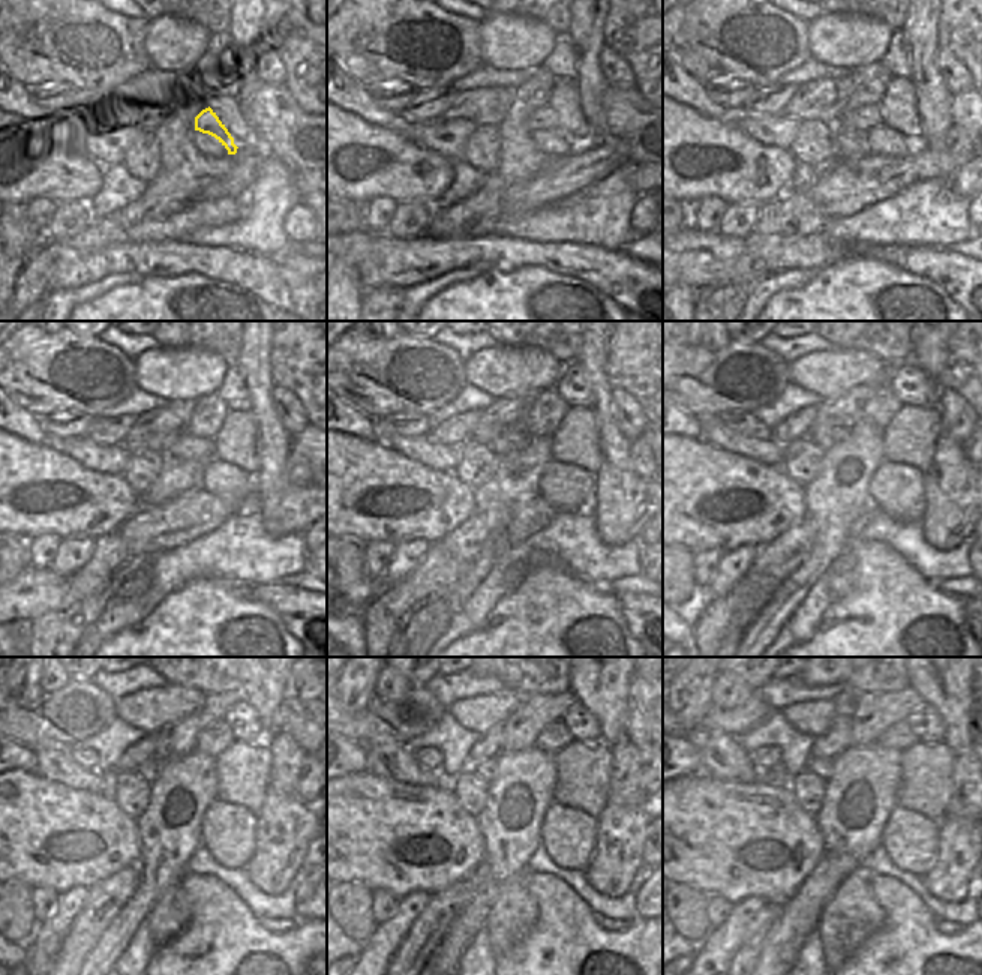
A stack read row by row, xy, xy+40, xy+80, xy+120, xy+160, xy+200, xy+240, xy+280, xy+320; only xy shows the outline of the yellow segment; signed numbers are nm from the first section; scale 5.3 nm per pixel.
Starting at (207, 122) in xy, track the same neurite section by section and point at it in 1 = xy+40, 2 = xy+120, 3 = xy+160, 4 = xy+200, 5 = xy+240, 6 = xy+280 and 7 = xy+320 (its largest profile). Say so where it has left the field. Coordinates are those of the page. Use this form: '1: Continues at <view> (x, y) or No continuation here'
1: Continues at xy+40 (543, 119)
2: Continues at xy+120 (186, 447)
3: Continues at xy+160 (511, 441)
4: Continues at xy+200 (823, 437)
5: Continues at xy+240 (150, 770)
6: Continues at xy+280 (486, 770)
7: Continues at xy+320 (822, 767).

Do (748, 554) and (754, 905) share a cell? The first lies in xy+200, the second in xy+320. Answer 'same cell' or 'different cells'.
same cell

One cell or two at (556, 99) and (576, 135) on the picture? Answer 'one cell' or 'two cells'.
one cell

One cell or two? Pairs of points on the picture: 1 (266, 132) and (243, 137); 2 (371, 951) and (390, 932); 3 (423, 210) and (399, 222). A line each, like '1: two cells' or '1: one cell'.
1: two cells
2: one cell
3: one cell

